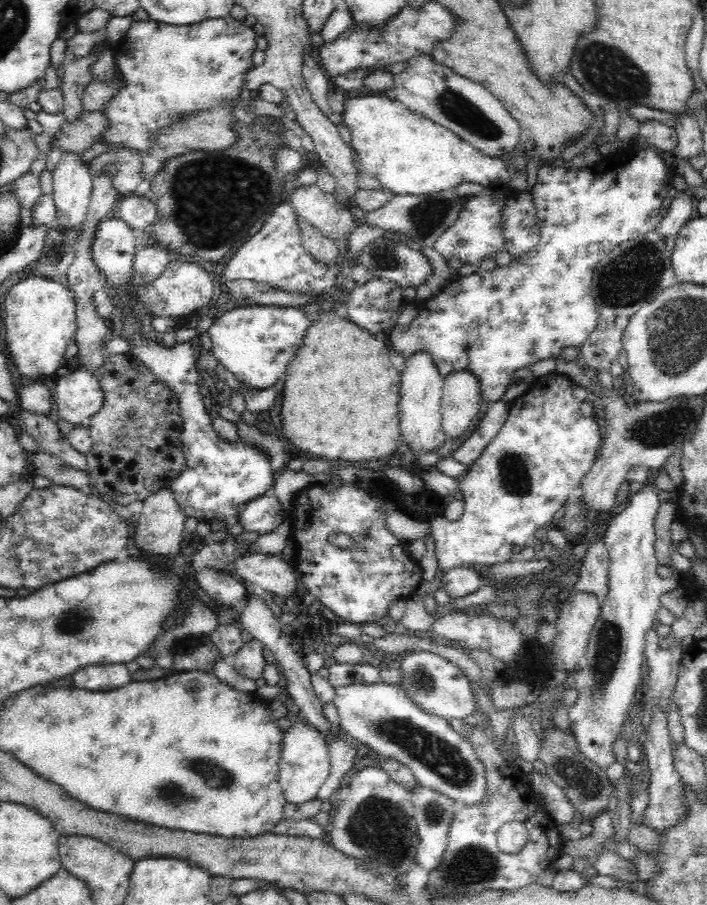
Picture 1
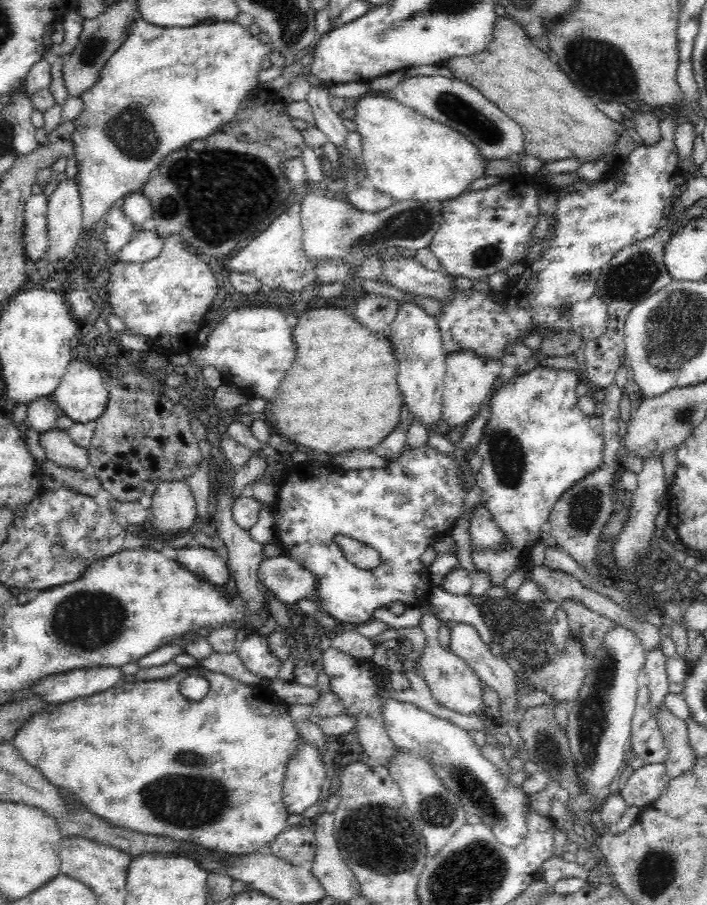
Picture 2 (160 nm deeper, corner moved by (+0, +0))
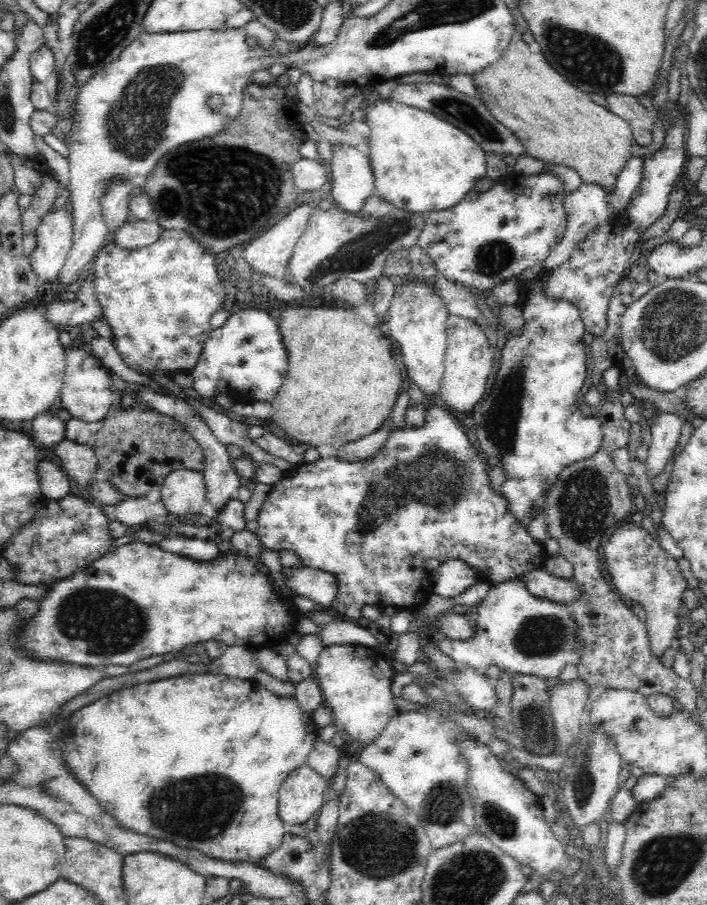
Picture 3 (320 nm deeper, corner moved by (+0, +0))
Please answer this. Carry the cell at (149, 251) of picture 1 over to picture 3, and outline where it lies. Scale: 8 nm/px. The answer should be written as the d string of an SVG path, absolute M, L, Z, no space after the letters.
M127 219L110 234L115 242L124 248L134 250L154 242L163 231L162 225L157 220Z

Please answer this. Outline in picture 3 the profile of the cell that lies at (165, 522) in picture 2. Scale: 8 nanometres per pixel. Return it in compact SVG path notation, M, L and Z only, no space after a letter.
M198 470L171 472L161 485L161 501L166 510L178 518L198 514L207 502L207 488Z

